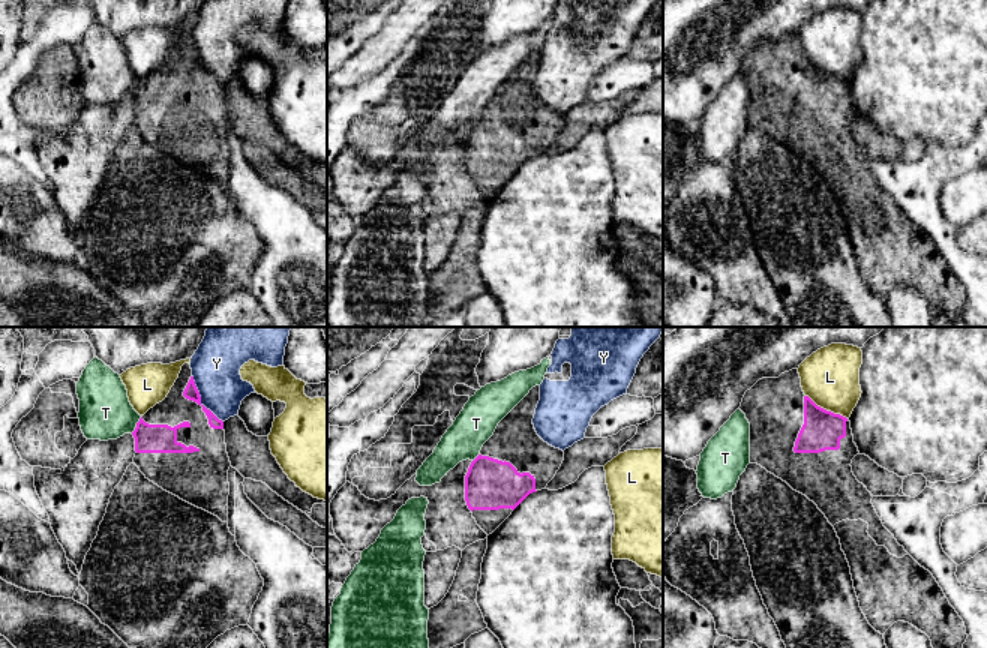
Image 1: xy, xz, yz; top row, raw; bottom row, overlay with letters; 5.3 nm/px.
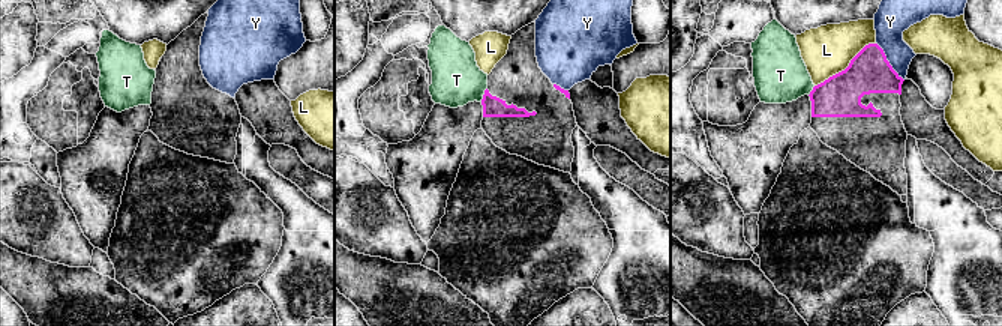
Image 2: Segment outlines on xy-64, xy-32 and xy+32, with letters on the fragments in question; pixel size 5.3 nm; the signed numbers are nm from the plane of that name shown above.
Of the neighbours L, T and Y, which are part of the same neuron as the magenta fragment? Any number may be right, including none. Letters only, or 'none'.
none

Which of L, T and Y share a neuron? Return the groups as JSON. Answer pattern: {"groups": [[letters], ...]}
{"groups": [["L"], ["T"], ["Y"]]}

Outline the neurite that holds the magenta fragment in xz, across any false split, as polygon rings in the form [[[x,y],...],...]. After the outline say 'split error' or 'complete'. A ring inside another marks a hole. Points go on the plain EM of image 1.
[[[540,50],[498,87],[465,140],[465,165],[477,189],[489,200],[532,156],[555,141],[564,116],[544,106],[532,82]]]; split error

